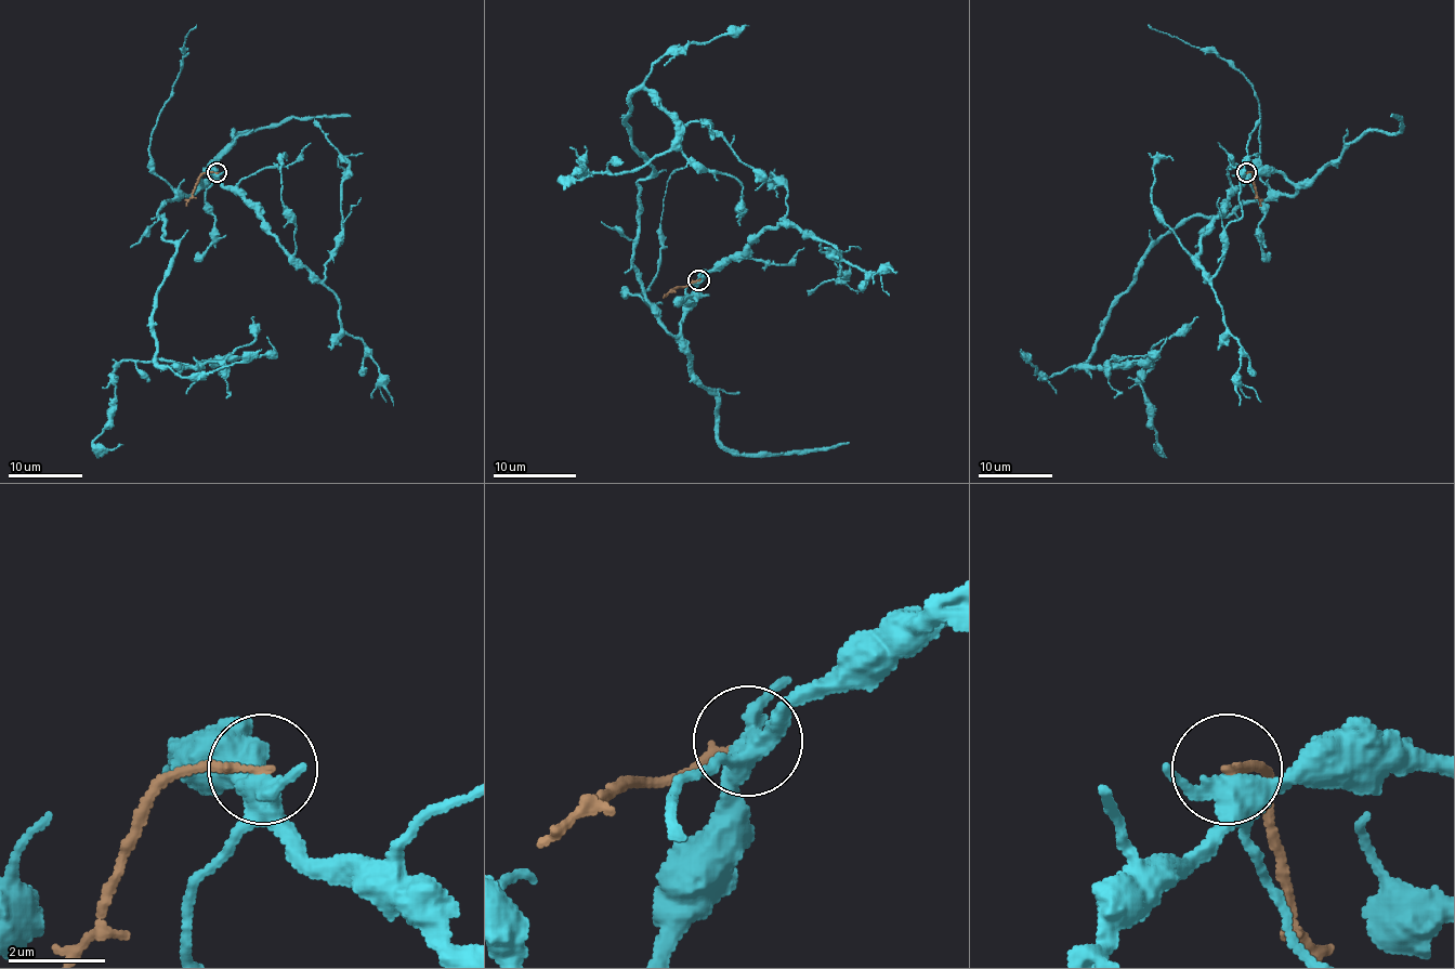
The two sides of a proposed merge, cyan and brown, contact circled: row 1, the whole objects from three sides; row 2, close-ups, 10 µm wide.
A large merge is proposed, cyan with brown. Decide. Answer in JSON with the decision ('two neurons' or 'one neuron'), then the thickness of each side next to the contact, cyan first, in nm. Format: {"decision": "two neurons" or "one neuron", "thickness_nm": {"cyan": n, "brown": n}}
{"decision": "two neurons", "thickness_nm": {"cyan": 380, "brown": 170}}

